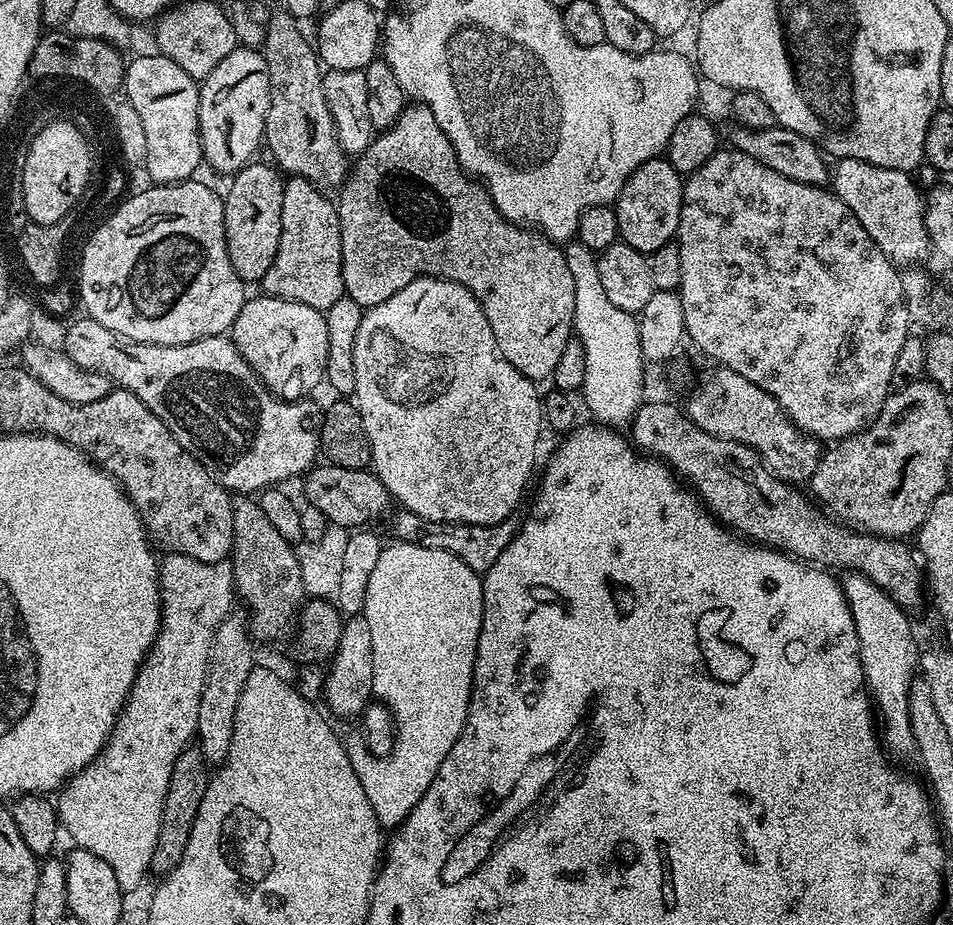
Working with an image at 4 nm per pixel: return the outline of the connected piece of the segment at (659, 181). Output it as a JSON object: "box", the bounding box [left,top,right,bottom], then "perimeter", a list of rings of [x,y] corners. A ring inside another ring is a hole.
{"box":[614,158,684,254],"perimeter":[[[667,158],[647,160],[622,186],[620,197],[614,202],[620,240],[645,254],[673,243],[680,231],[680,215],[684,205],[682,174]]]}

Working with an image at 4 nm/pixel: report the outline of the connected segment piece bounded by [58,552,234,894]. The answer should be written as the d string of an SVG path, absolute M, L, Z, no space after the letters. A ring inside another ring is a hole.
M170 552L159 561L158 567L162 611L160 632L152 643L152 651L144 657L144 663L137 670L132 690L103 750L58 792L60 823L63 831L72 835L71 843L110 862L110 870L114 870L118 886L126 894L132 894L143 882L144 875L149 875L150 858L154 858L154 850L158 846L158 826L162 826L164 817L170 770L174 770L178 754L193 743L198 722L198 702L202 702L214 634L233 611L234 601L232 565L228 560L198 562L198 558Z

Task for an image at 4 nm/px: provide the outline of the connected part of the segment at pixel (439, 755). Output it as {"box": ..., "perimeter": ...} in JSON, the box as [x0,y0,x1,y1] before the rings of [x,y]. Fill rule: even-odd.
{"box":[347,542,484,829],"perimeter":[[[395,542],[384,546],[378,555],[378,562],[370,573],[369,582],[366,584],[365,604],[362,611],[370,626],[371,645],[373,646],[373,688],[372,695],[379,703],[382,703],[392,713],[395,724],[395,736],[393,746],[385,756],[376,756],[367,743],[347,745],[350,766],[354,766],[354,774],[358,774],[358,782],[362,782],[362,790],[366,790],[366,798],[370,798],[370,806],[374,806],[374,814],[378,818],[381,829],[395,829],[408,817],[410,810],[422,802],[422,794],[430,790],[430,782],[434,782],[434,774],[438,774],[438,766],[446,754],[450,754],[450,746],[458,742],[458,738],[464,733],[464,723],[468,707],[472,701],[472,679],[474,678],[474,658],[478,646],[478,634],[482,630],[482,618],[484,617],[484,582],[481,573],[470,570],[462,558],[450,554],[446,550],[430,550],[426,546],[409,544],[407,542]]]}

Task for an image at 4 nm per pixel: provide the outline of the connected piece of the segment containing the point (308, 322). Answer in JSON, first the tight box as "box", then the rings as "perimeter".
{"box":[230,294,330,402],"perimeter":[[[259,294],[245,299],[238,318],[230,329],[232,344],[260,375],[264,385],[285,402],[300,402],[325,383],[324,371],[330,350],[326,318],[321,309],[302,302],[290,302],[277,296]]]}

